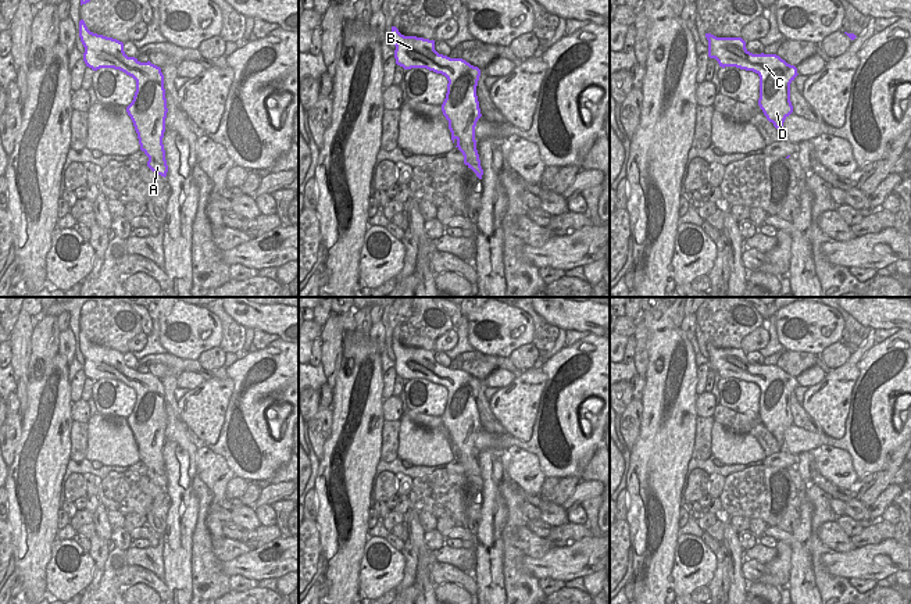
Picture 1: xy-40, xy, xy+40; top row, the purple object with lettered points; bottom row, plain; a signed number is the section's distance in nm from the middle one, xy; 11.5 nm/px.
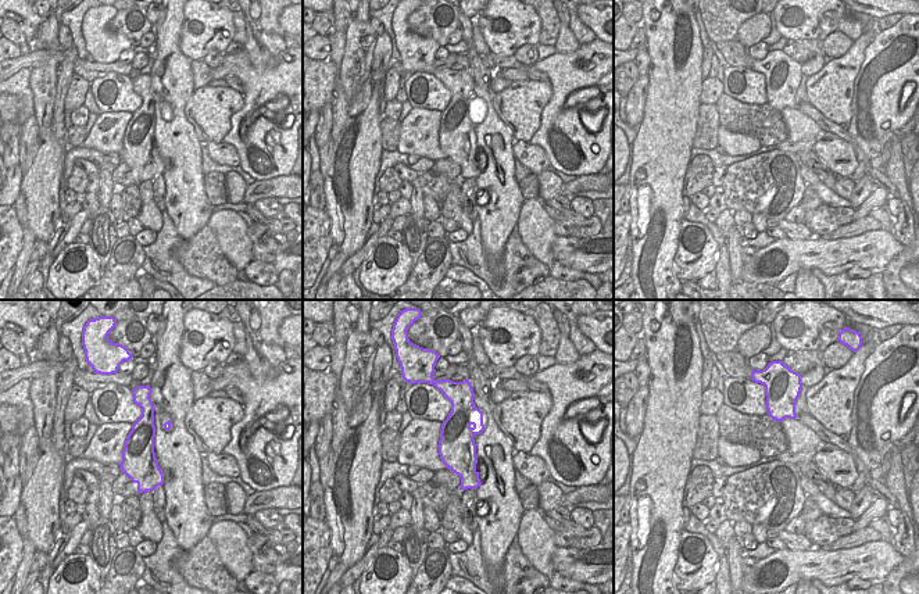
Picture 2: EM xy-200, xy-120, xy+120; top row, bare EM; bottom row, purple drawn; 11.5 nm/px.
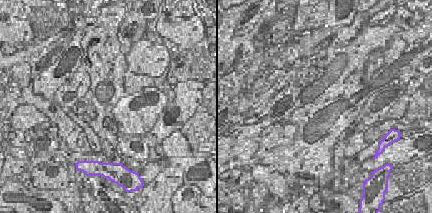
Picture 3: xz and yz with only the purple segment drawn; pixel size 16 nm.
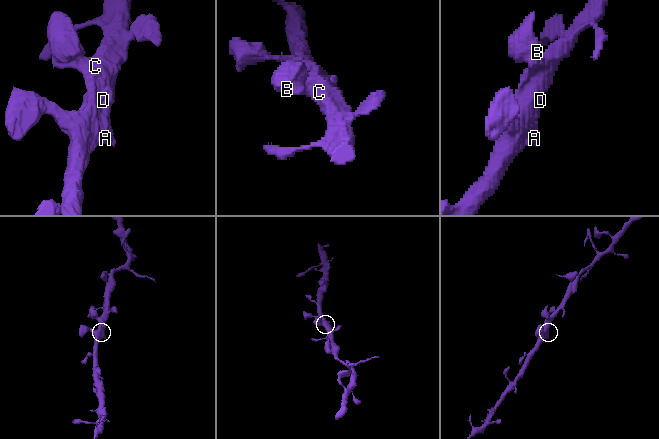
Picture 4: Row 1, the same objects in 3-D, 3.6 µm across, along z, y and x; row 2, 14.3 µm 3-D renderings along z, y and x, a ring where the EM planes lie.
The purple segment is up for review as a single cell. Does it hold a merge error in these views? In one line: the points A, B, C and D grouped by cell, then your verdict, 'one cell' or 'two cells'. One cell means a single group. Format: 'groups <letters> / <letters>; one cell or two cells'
groups A B C D; one cell

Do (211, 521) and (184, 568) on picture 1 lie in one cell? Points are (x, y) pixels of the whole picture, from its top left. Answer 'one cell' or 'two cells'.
two cells

